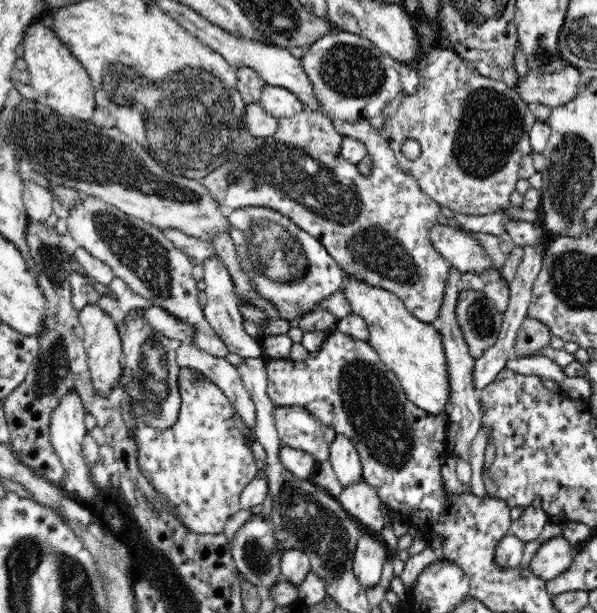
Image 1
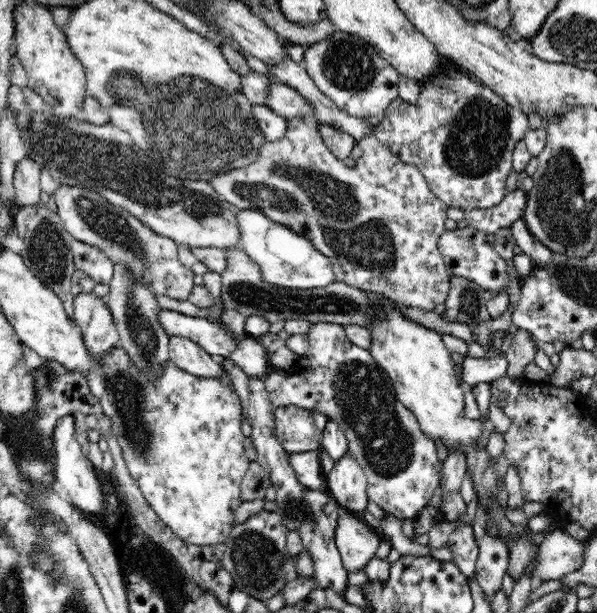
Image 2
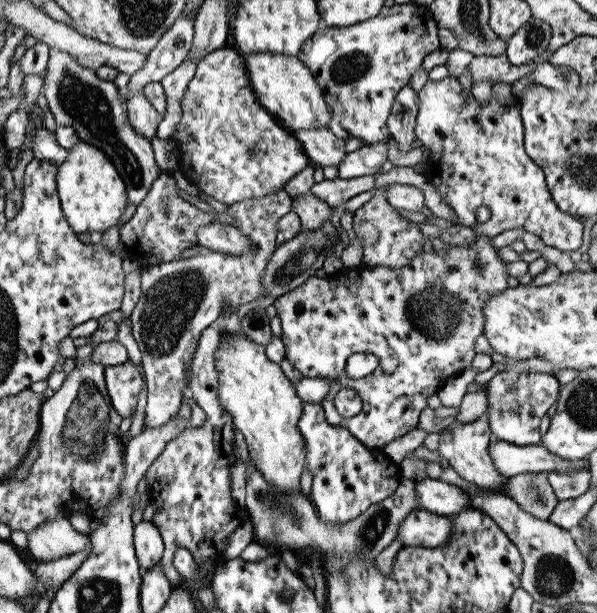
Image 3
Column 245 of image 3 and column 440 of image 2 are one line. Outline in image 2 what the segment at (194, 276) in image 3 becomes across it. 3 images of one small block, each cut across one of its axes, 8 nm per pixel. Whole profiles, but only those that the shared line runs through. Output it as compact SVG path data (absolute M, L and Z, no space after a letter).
M314 118L287 119L284 138L267 141L254 164L222 173L209 183L220 199L234 205L236 210L261 213L270 221L305 236L316 250L329 258L336 281L426 310L445 302L452 274L438 248L438 240L446 232L444 223L449 206L430 190L416 165L396 159L373 134L360 142L362 155L350 167L324 146L317 133L317 124Z

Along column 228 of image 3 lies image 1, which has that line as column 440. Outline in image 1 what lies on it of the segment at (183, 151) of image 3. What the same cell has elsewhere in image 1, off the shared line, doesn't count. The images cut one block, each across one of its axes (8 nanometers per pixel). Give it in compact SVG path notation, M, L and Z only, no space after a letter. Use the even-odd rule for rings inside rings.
M430 44L428 56L416 65L419 79L416 94L403 98L394 116L385 118L379 133L395 154L400 168L411 174L420 188L445 211L486 215L510 207L510 194L519 179L520 160L532 150L529 130L537 120L512 87L482 76L472 66L465 66L462 59L449 47ZM406 140L416 140L420 145L416 160L409 160L402 154L401 146Z

